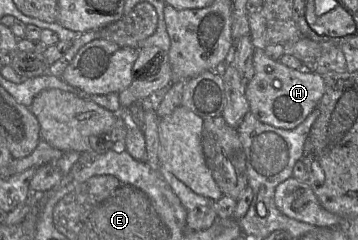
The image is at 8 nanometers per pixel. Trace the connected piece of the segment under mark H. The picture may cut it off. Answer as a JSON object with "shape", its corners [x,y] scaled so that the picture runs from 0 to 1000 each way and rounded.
{"shape":[[[712,200],[707,221],[709,313],[693,338],[684,404],[696,463],[723,504],[788,538],[821,538],[883,450],[905,392],[905,333],[897,308],[860,292],[813,288],[777,250],[760,250],[740,225],[740,204]]]}

